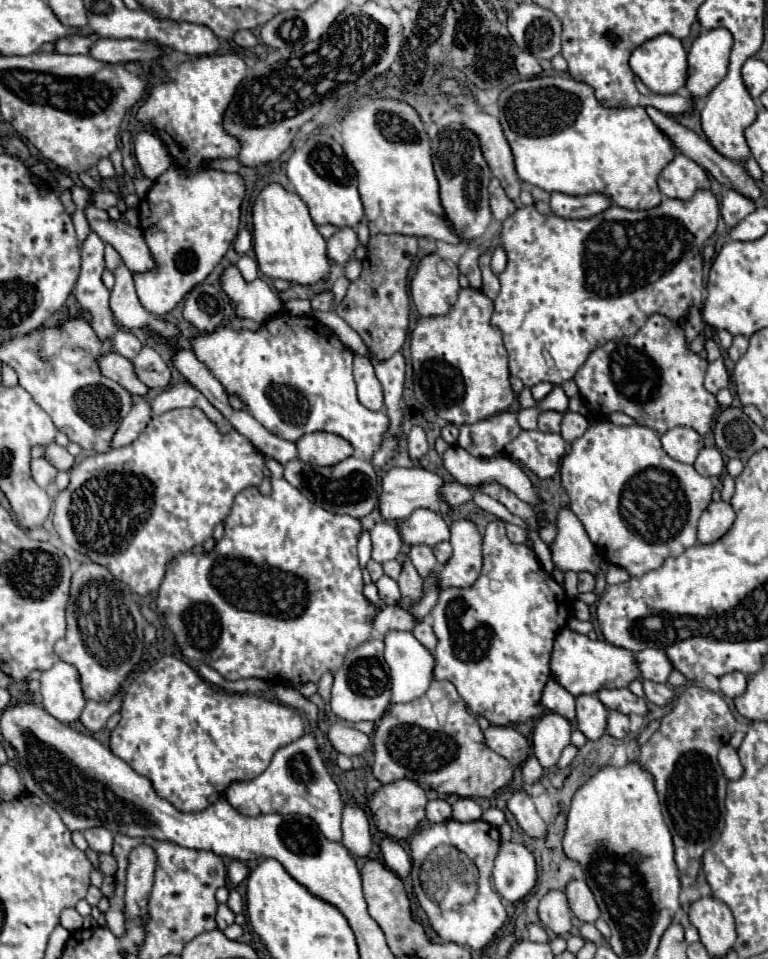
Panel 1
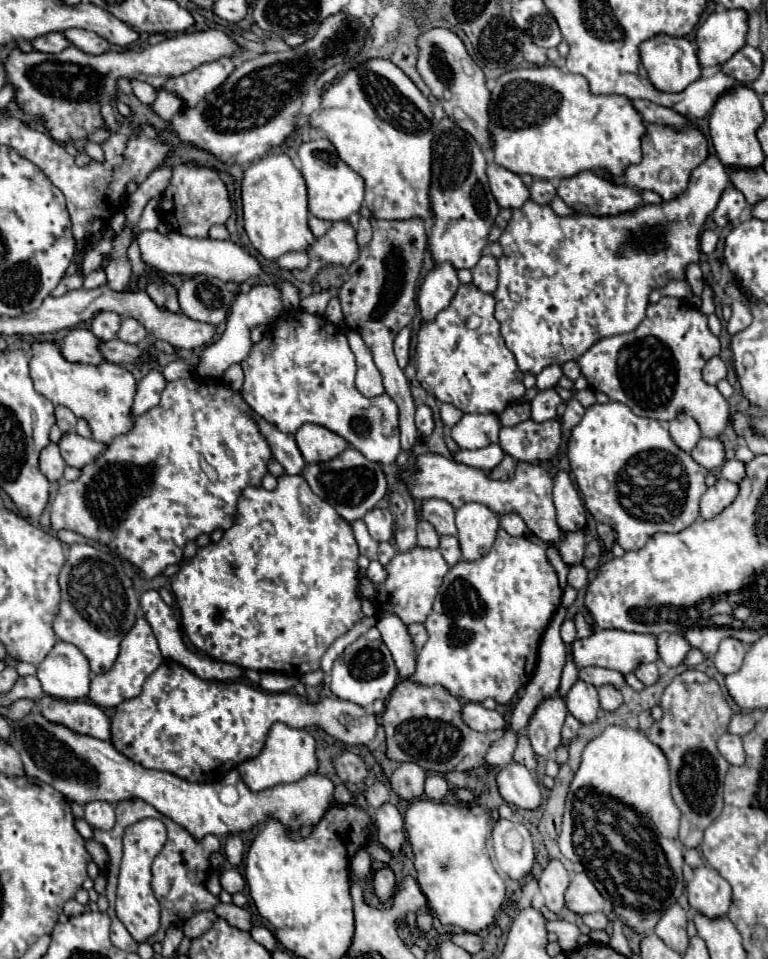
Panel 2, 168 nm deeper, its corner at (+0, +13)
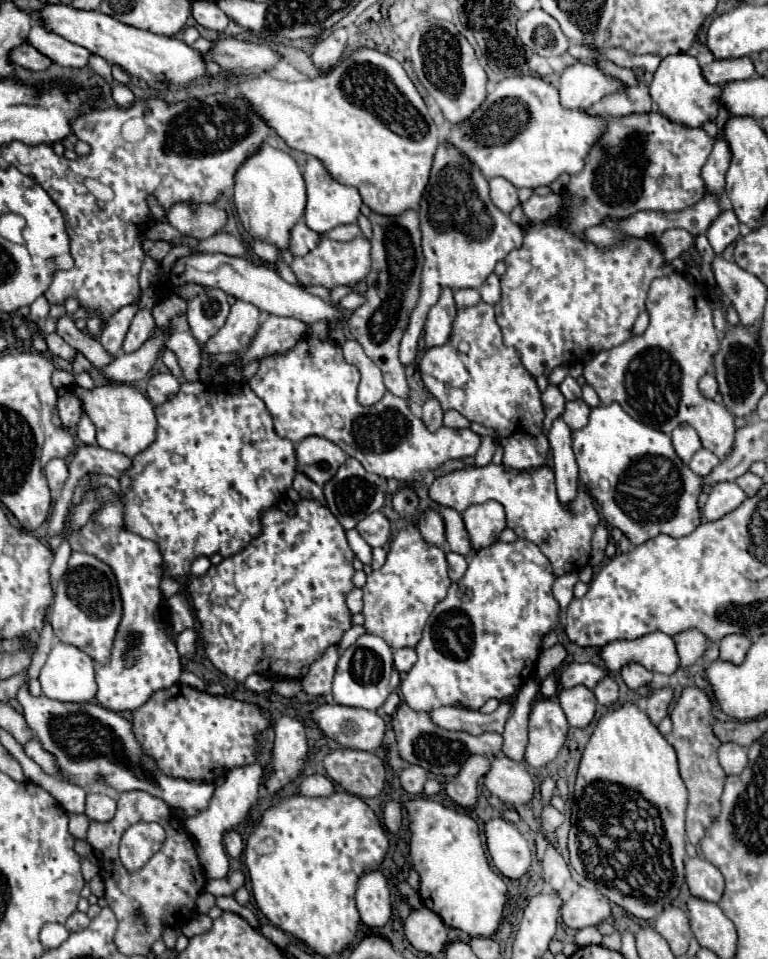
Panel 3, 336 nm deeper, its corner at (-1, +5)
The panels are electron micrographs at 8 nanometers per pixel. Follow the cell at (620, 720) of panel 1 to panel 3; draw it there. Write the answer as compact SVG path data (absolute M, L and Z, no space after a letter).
M606 675L606 677L594 687L594 695L596 695L596 701L598 701L600 705L606 705L606 707L614 705L614 703L618 701L618 685L616 685L616 681L614 681L610 675Z

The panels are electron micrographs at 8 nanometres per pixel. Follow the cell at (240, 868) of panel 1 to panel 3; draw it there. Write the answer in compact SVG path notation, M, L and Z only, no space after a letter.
M228 831L228 833L224 835L224 847L226 847L228 855L232 855L232 857L240 857L243 853L244 846L241 835L238 835L236 831Z

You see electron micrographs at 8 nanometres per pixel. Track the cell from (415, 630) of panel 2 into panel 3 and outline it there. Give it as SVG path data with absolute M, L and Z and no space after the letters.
M396 649L394 651L394 667L398 669L398 673L408 673L414 661L416 661L414 649Z

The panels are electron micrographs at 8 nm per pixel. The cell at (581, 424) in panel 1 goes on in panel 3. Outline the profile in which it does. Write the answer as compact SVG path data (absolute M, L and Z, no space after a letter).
M574 399L574 401L566 401L566 409L562 413L562 419L566 421L566 425L572 431L576 431L588 423L588 415L590 415L590 407L582 399Z

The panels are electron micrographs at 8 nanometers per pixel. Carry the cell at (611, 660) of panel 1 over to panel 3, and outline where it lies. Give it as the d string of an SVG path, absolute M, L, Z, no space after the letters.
M662 631L632 641L612 641L600 651L600 655L610 671L620 671L626 663L640 663L654 673L672 675L680 667L676 643Z

